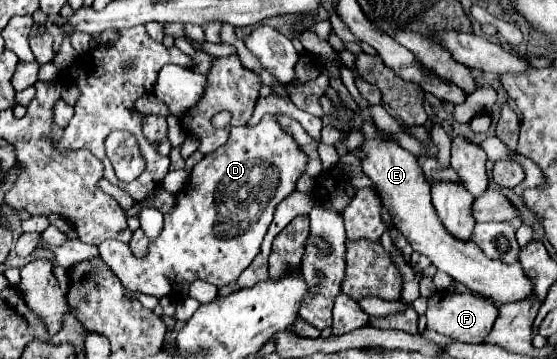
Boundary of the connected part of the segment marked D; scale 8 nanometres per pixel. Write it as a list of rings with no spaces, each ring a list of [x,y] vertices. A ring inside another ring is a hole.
[[[265,114],[257,126],[237,126],[230,129],[229,140],[217,148],[213,154],[207,154],[199,164],[195,164],[189,184],[177,194],[177,206],[171,214],[165,216],[163,232],[157,240],[151,240],[149,252],[145,258],[135,258],[125,242],[105,240],[99,244],[99,254],[105,264],[123,280],[131,280],[141,272],[141,282],[121,282],[131,292],[151,294],[155,298],[171,296],[185,298],[189,282],[201,278],[215,286],[225,286],[235,282],[241,272],[253,262],[259,254],[263,236],[273,220],[275,206],[295,190],[295,182],[305,174],[309,156],[297,146],[291,134],[281,130],[277,114]]]

